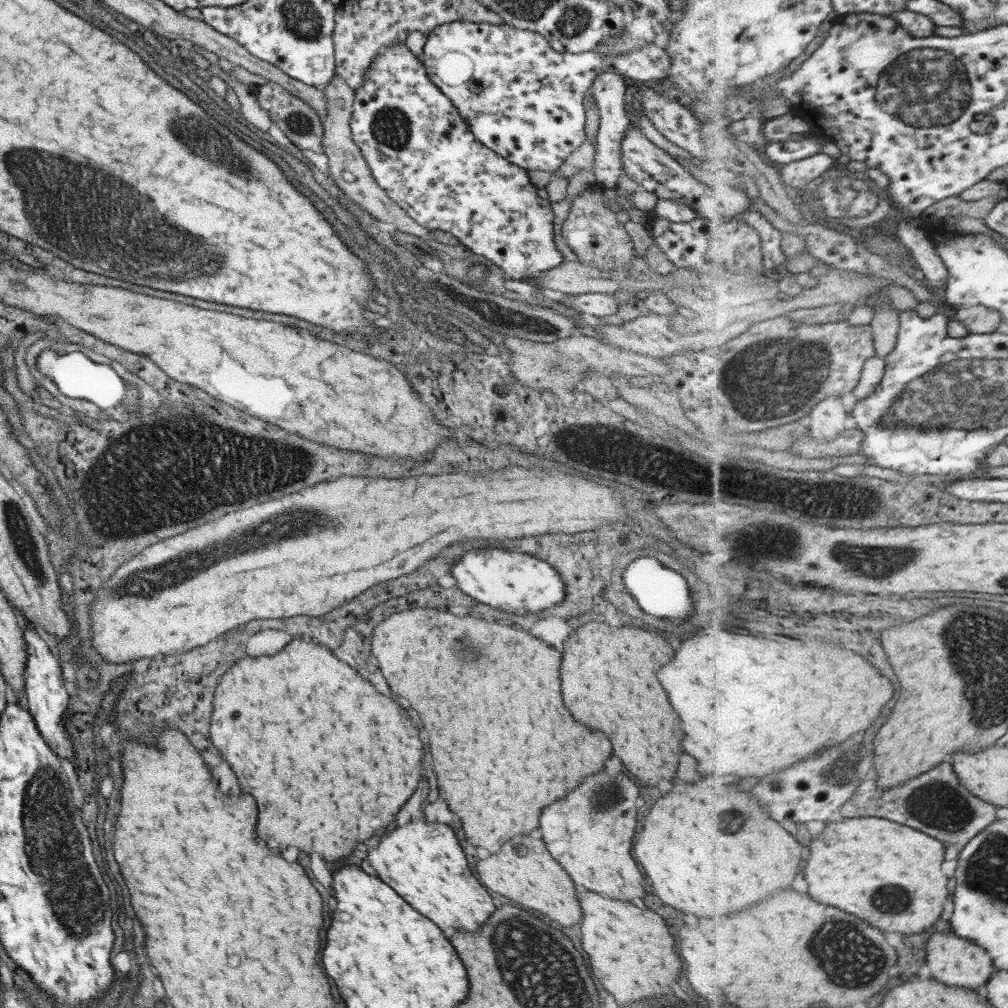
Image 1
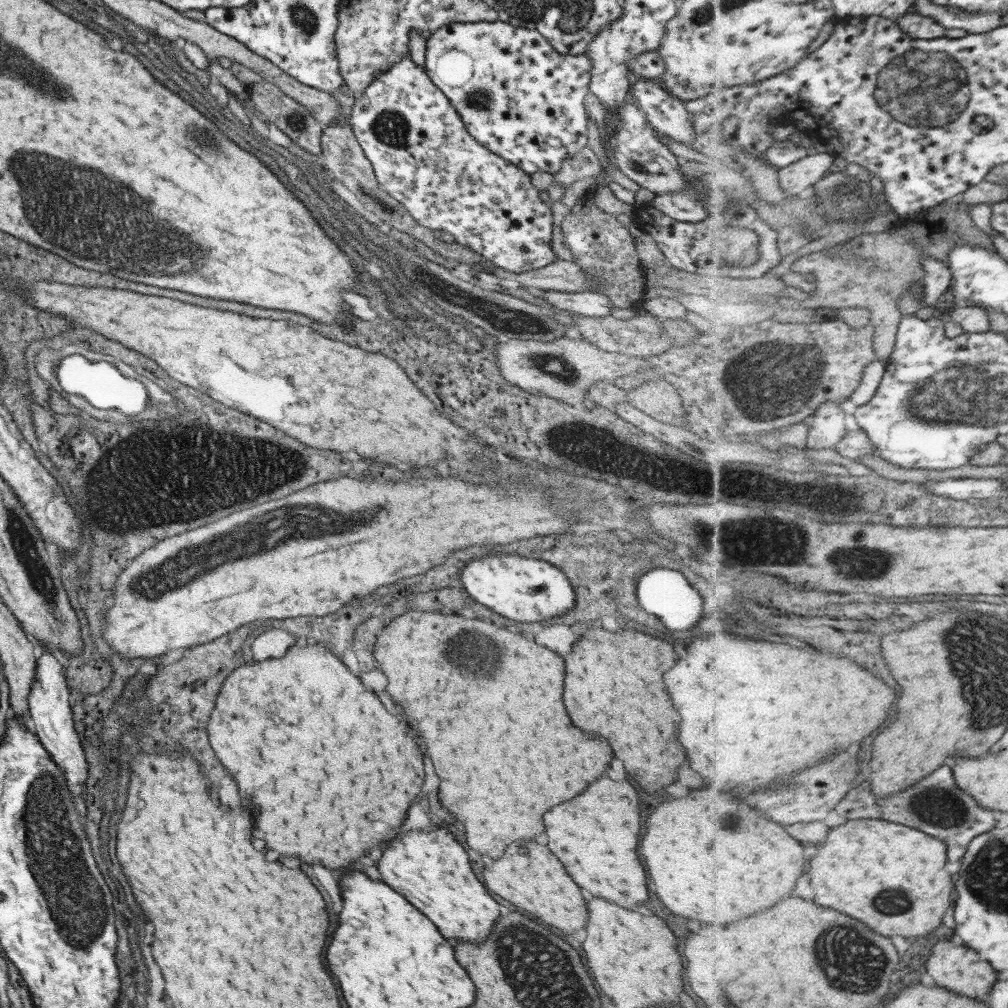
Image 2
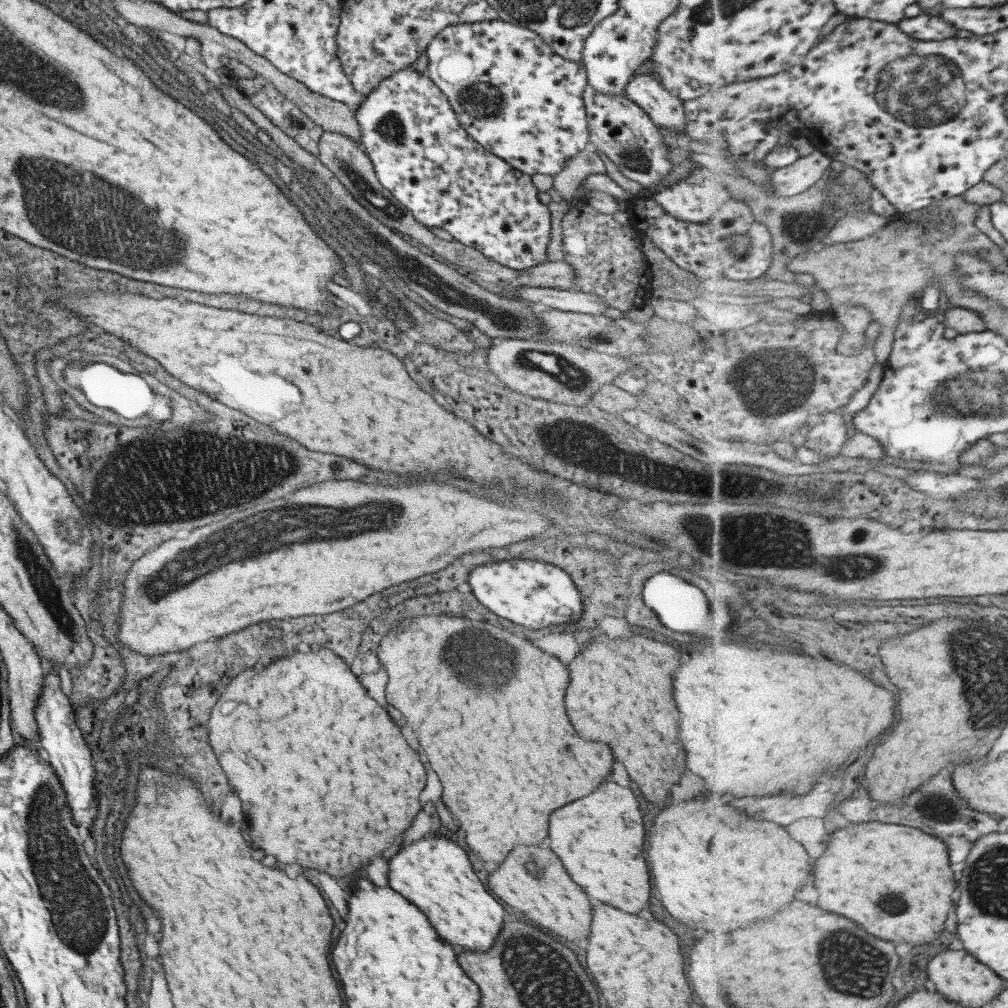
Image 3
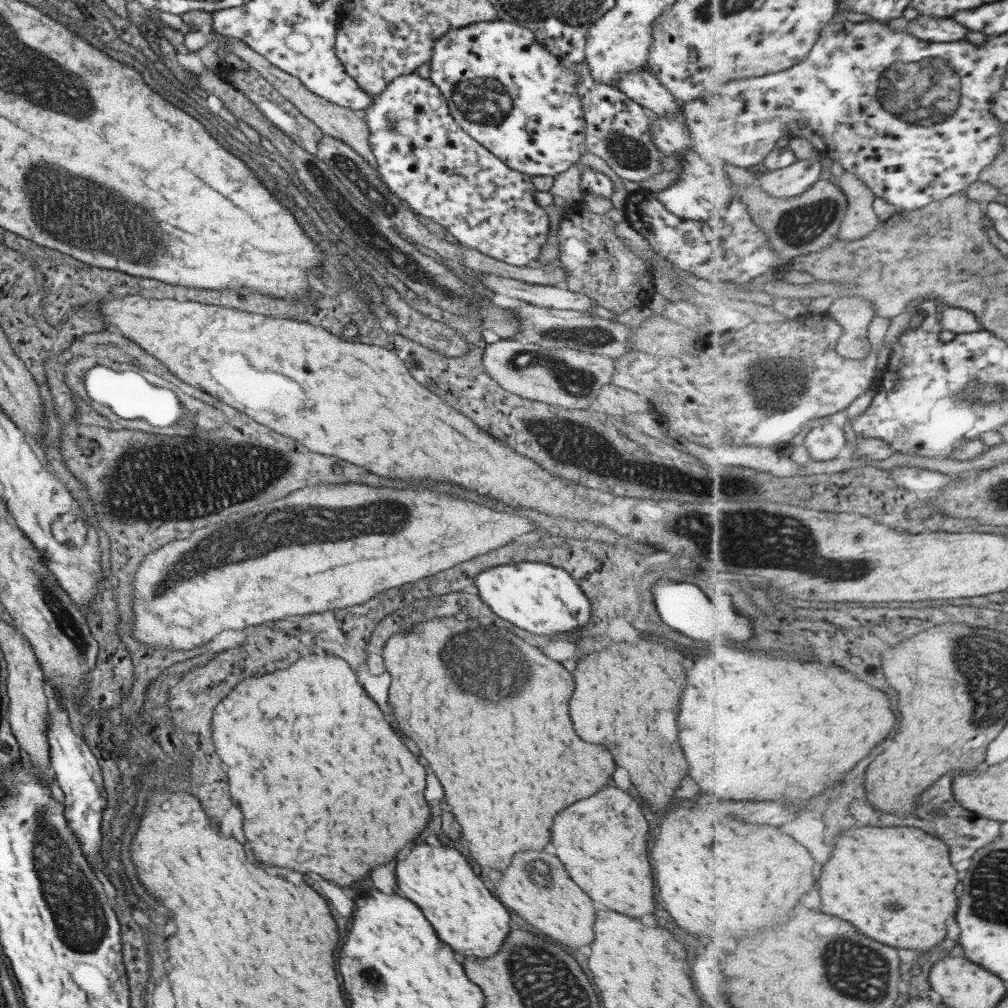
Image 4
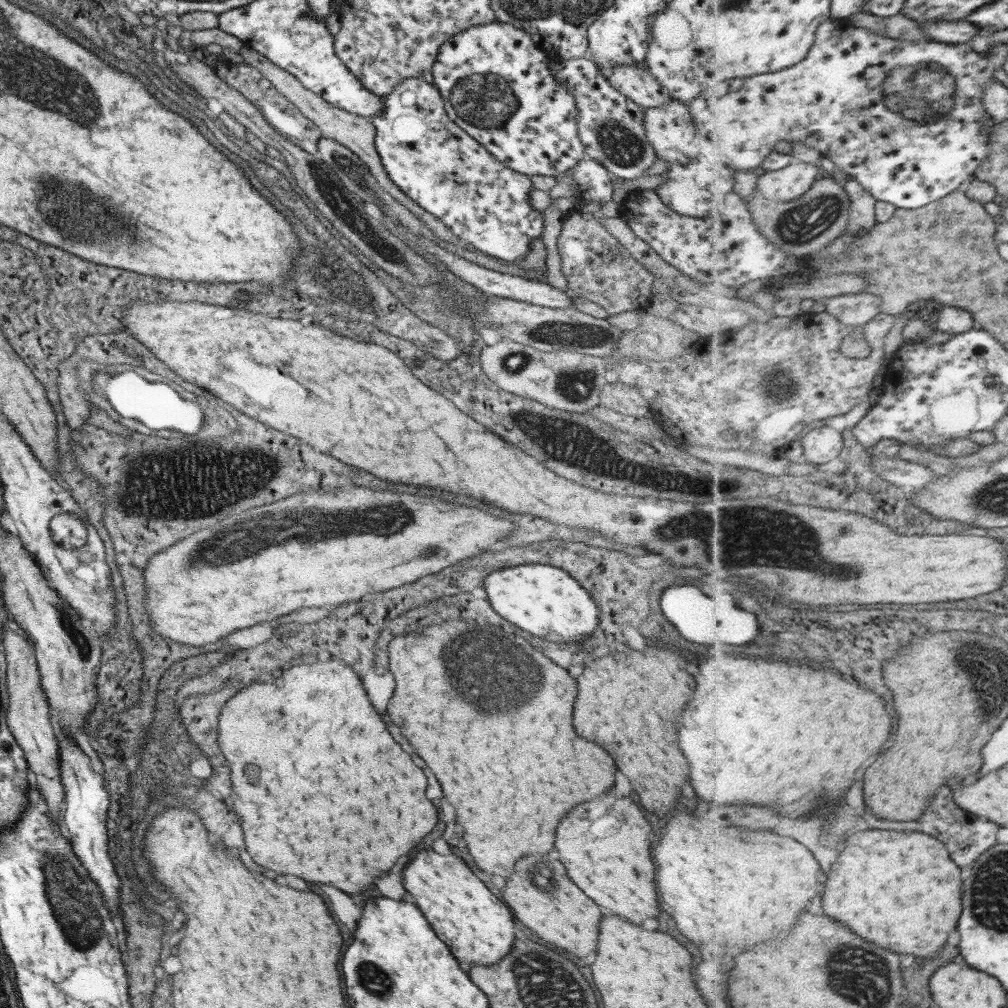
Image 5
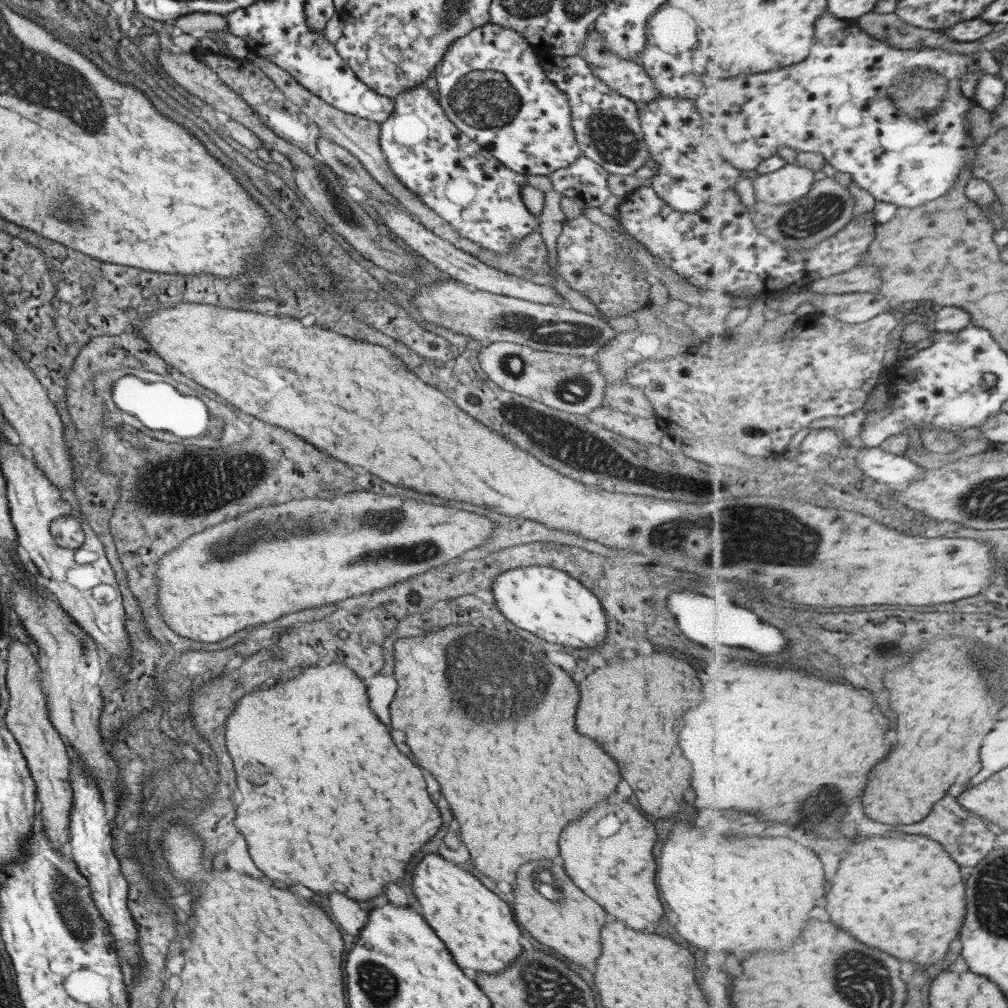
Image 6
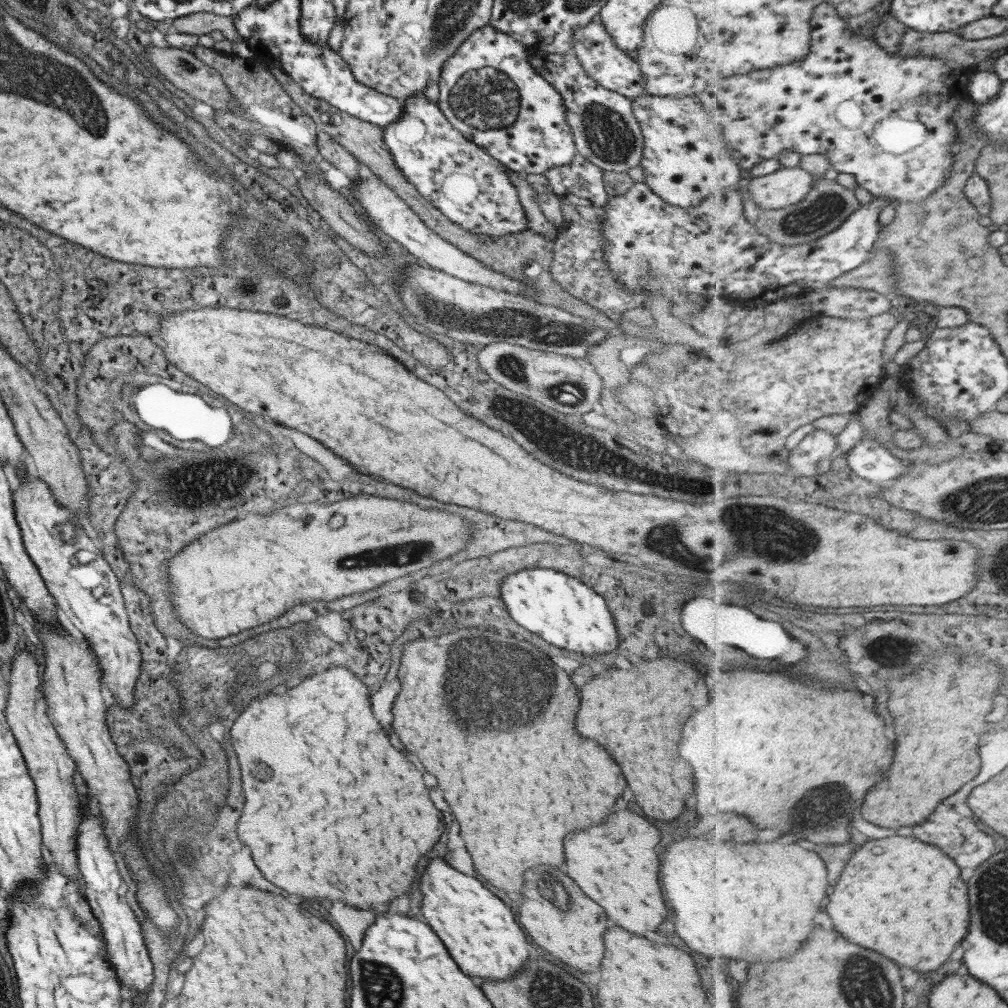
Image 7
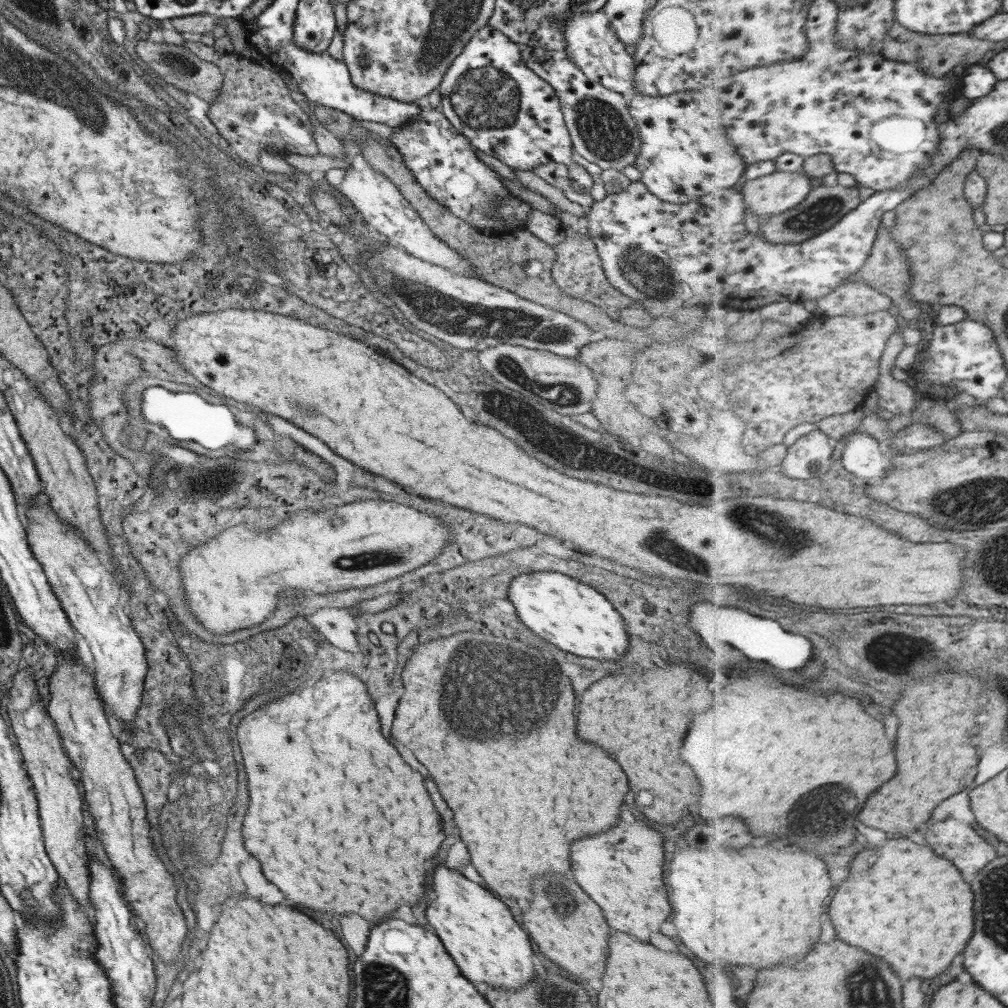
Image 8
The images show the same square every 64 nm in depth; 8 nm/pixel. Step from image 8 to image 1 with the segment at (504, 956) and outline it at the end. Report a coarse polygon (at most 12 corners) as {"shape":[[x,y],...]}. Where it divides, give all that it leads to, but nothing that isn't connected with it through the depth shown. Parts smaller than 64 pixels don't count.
{"shape":[[415,820],[367,860],[411,908],[479,930],[495,908],[451,828]]}

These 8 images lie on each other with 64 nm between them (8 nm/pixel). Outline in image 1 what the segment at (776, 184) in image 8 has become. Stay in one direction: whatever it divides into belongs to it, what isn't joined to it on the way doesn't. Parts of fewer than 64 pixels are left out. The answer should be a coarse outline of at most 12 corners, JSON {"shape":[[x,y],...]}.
{"shape":[[819,153],[779,168],[784,185],[805,188],[835,166]]}

